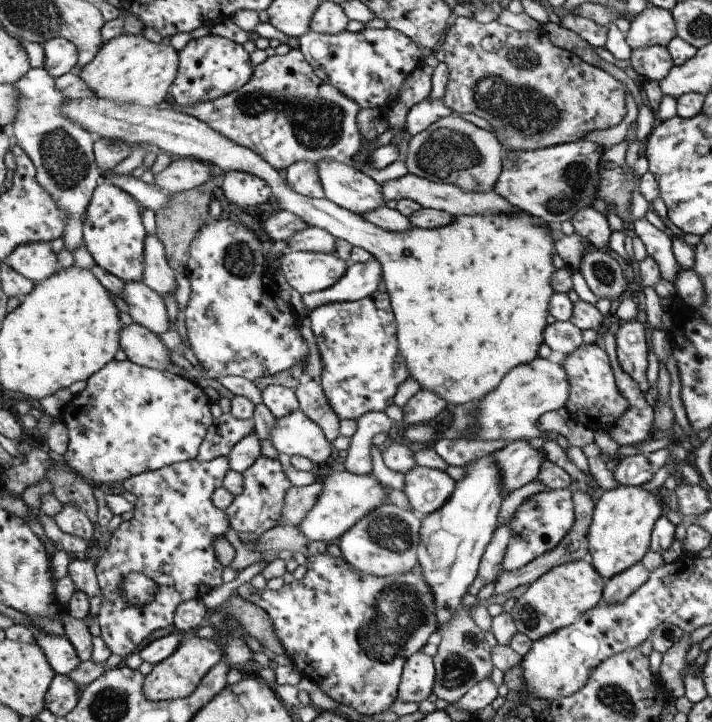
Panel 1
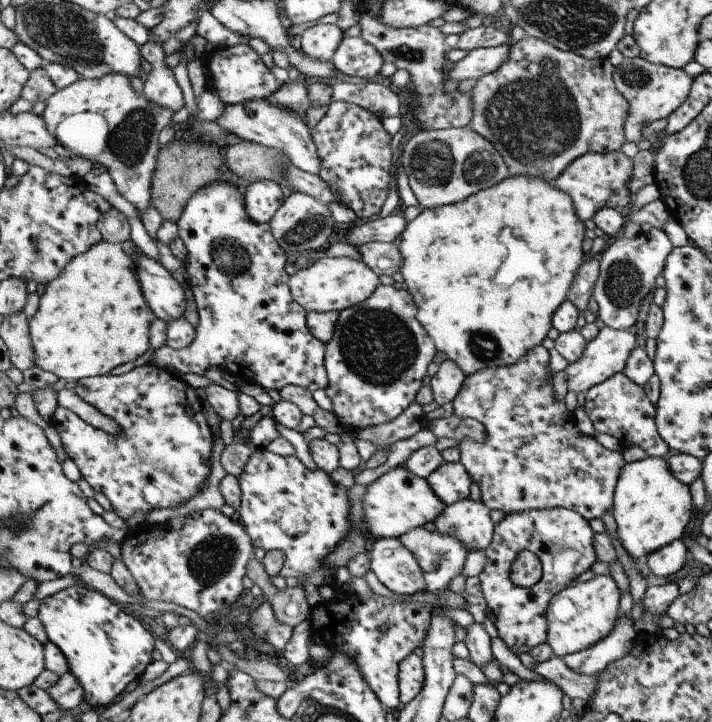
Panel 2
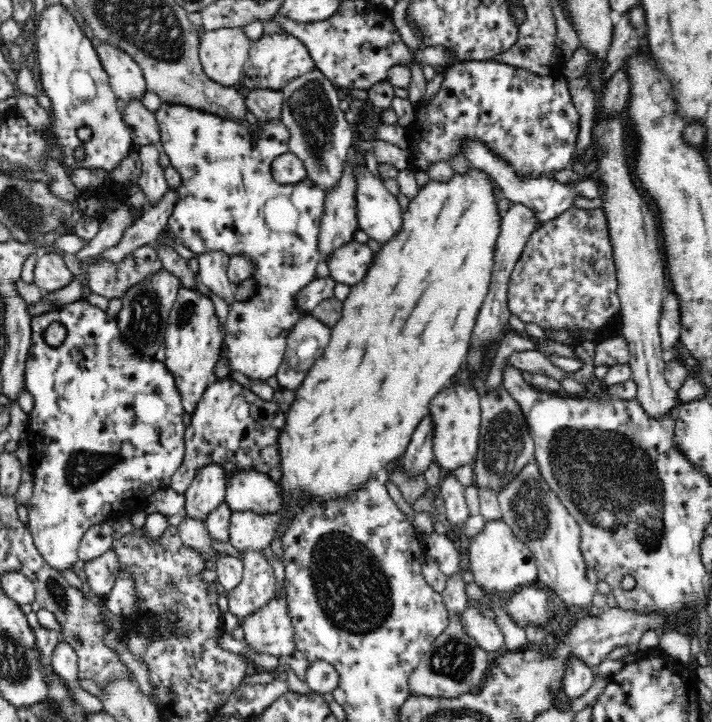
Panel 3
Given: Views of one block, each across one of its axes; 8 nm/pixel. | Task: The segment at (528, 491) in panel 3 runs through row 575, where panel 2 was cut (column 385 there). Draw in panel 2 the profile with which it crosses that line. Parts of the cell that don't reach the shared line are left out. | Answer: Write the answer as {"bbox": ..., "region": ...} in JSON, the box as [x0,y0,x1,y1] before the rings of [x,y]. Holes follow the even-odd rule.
{"bbox":[368,537,427,596],"region":[[[400,537],[371,540],[368,555],[372,572],[393,593],[410,596],[427,590],[420,561]]]}

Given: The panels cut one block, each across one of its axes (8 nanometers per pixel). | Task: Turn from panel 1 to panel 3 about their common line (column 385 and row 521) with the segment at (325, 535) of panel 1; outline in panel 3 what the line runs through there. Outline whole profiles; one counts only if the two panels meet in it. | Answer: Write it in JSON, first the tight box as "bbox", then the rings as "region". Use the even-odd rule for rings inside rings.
{"bbox":[465,518,538,597],"region":[[[502,518],[486,521],[476,536],[466,538],[465,545],[469,553],[469,569],[474,575],[475,583],[489,592],[497,592],[506,597],[518,592],[522,586],[537,583],[538,569],[532,551],[519,540]]]}

